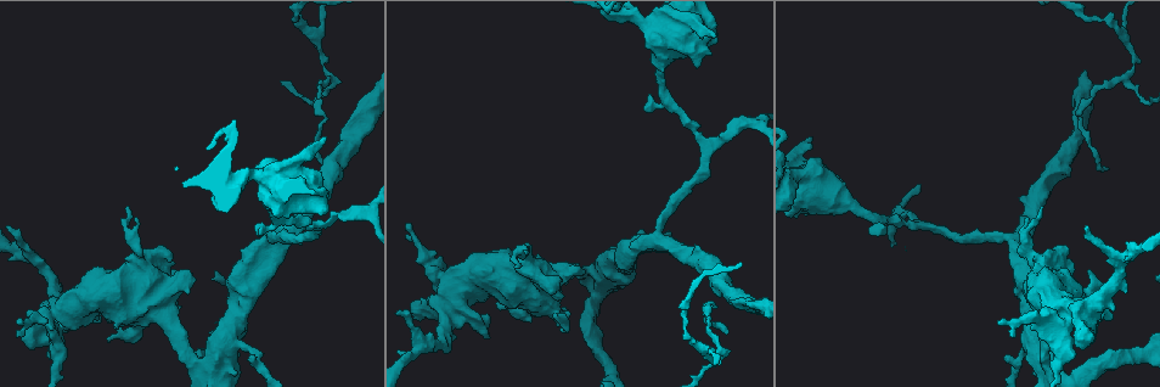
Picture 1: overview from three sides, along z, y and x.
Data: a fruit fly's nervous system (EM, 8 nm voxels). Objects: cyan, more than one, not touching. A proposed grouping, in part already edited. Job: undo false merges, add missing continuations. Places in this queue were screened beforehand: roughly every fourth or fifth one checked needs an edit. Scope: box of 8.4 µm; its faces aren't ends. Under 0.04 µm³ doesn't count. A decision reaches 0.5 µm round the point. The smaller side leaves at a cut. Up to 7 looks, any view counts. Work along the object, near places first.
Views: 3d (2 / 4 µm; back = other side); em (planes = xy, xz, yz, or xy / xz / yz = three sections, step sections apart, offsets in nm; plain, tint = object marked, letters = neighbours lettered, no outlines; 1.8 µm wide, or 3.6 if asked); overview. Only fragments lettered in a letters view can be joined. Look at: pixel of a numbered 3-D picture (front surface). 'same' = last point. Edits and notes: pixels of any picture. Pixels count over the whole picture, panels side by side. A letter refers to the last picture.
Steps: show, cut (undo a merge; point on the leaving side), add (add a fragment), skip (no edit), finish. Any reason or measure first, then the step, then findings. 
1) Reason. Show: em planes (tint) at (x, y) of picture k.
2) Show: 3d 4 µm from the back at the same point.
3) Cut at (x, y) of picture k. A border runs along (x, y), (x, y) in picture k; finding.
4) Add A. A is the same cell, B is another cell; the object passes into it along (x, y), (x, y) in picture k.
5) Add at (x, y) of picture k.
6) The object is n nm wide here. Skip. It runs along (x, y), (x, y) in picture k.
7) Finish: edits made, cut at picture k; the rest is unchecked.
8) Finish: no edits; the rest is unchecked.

Branch stops here. Show: 3d 4 µm at (697, 68) of picture 1.

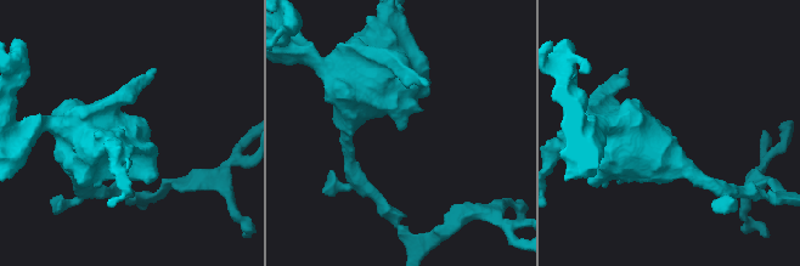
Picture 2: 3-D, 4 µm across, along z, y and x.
Need the tissue. Show: em yz step 16 (letters) at (669, 130) of picture 2.

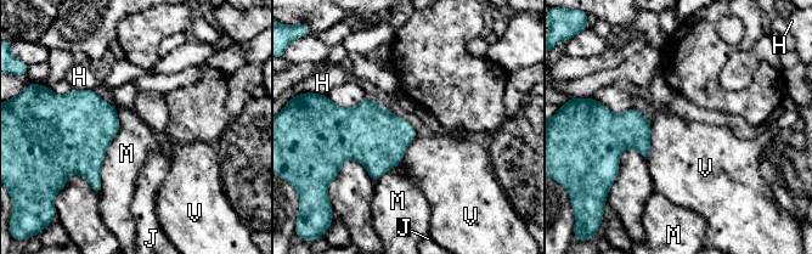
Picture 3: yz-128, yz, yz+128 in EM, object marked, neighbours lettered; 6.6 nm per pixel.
Skip. H, J, M and V are other cells; a border runs along (650, 122), (650, 154), (647, 159) in picture 3; none of them fits.

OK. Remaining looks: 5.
Tapers out. Show: 3d 4 µm at (727, 332) of picture 1.

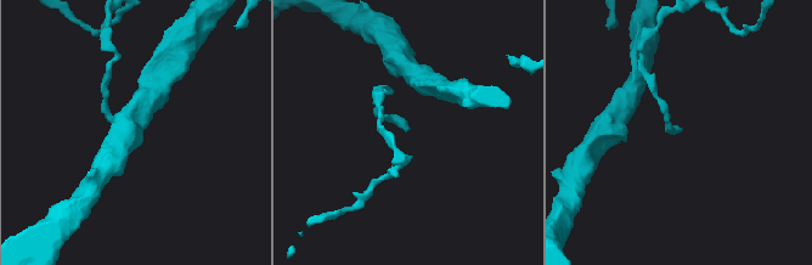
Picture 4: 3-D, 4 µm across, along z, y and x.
Show: em xy step 8 (tint) at (678, 133) of picture 4.

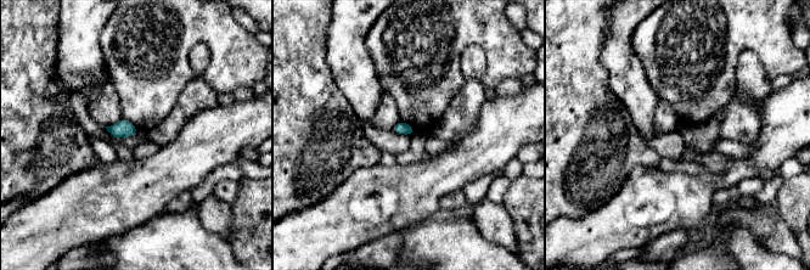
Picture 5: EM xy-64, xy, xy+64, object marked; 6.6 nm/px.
Show: em planes (letters) at the same point.

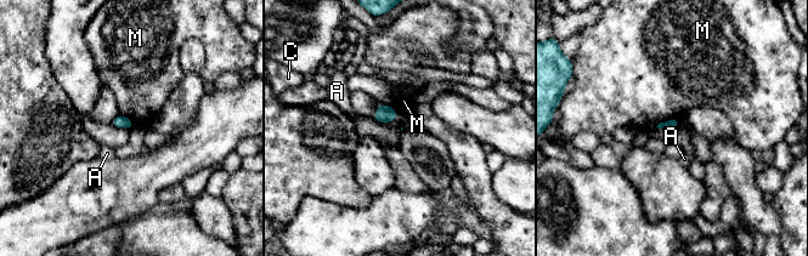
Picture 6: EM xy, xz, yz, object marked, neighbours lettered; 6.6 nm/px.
Skip. A, C and M are other cells; none of them fits.

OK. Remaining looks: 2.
Calibre changes. Show: em 3.6 µm planes (letters) at (154, 309) of picture 1.

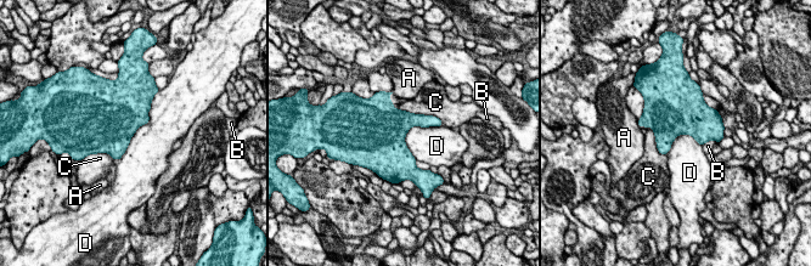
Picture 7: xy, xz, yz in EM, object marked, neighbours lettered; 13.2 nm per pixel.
Skip. A, B, C and D are other cells; a border runs along (153, 96), (148, 120), (117, 160) in picture 7; one neuron here.

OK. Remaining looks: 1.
Finish: no edits; the rest is unchecked.

